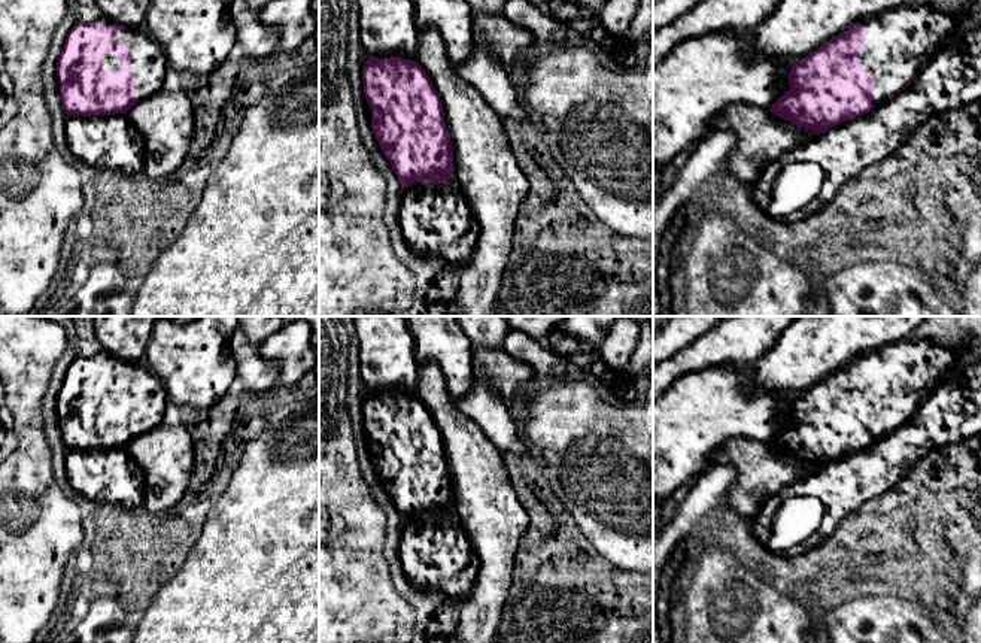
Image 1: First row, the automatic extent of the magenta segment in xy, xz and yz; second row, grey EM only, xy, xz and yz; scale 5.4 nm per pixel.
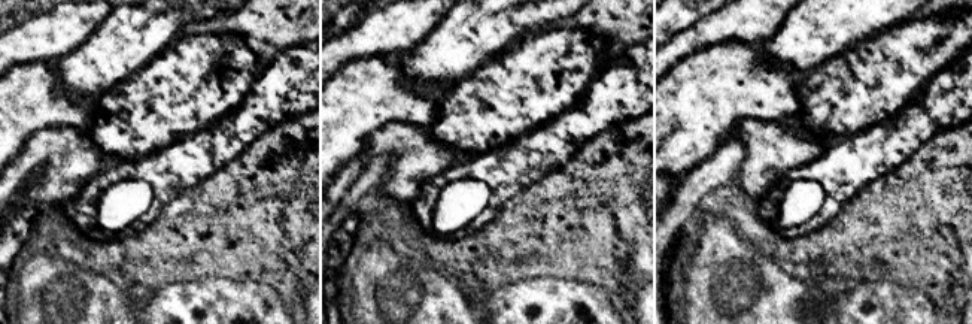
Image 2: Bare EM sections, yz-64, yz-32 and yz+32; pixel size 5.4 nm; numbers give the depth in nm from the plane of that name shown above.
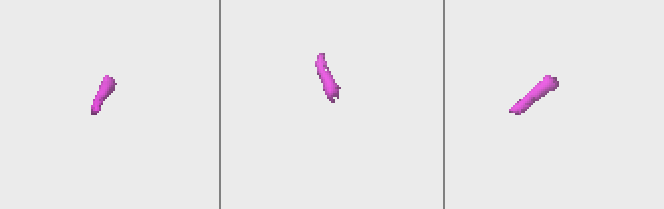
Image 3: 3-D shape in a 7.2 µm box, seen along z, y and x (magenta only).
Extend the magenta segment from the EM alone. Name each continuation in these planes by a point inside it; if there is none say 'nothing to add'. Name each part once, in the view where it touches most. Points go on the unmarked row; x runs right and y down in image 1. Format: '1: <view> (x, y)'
1: yz (901, 375)

